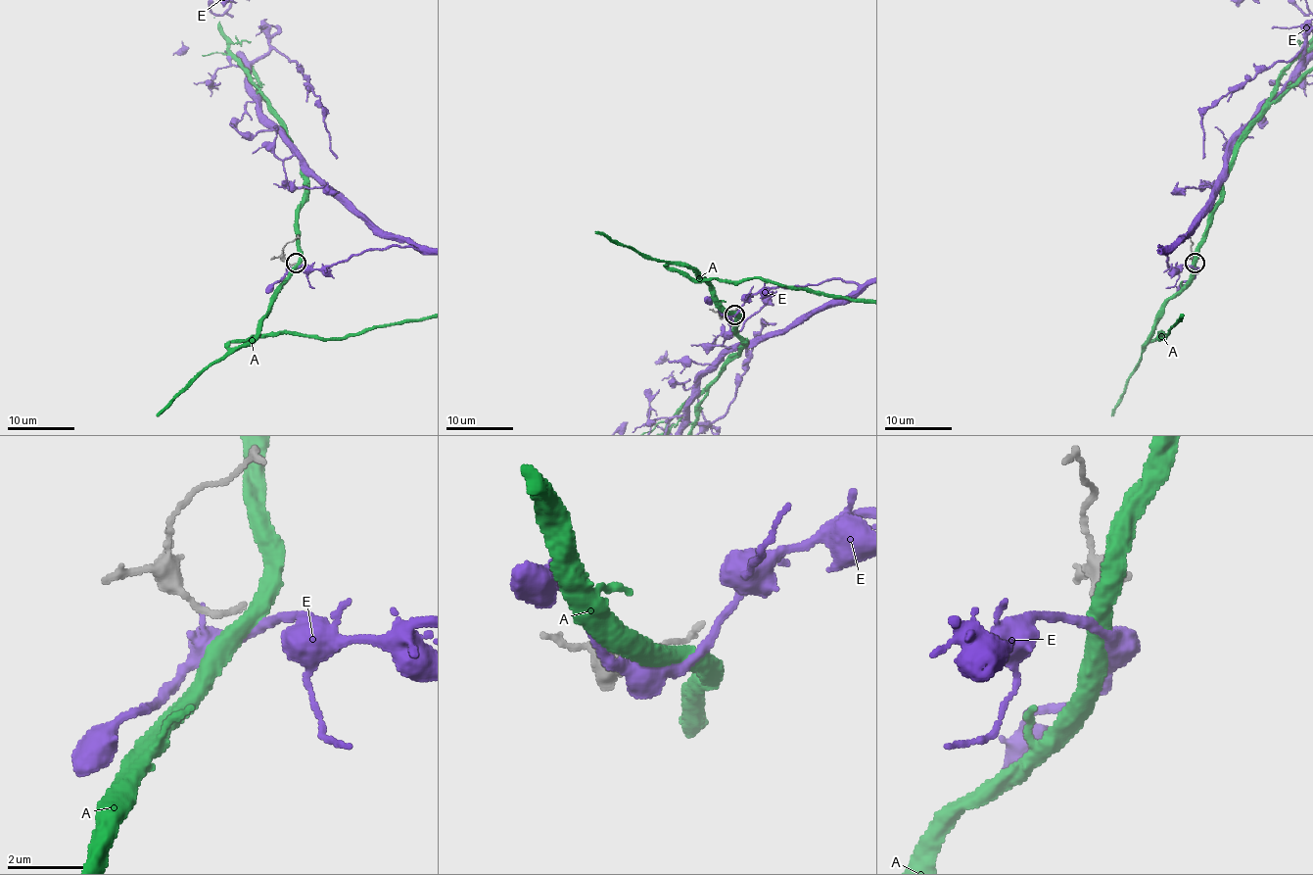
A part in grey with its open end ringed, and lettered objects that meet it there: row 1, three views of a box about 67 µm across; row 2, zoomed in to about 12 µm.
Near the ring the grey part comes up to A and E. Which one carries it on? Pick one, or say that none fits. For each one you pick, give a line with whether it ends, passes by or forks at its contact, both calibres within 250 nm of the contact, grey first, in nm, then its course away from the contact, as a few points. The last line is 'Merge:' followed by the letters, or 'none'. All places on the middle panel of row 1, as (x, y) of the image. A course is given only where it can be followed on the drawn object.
Merge: none

